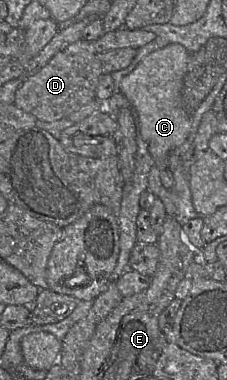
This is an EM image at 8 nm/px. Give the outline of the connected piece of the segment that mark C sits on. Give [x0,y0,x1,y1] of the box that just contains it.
[119,43,192,189]

